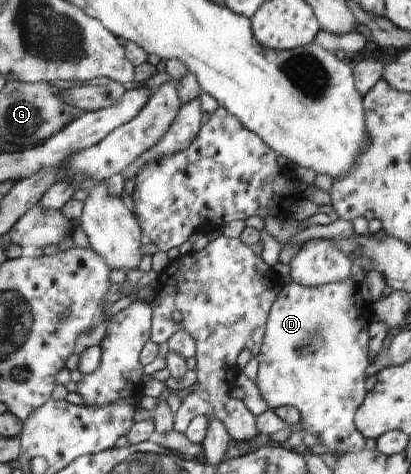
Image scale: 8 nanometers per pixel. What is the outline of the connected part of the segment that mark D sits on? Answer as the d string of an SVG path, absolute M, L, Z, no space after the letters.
M351 276L344 281L323 286L303 286L293 281L279 291L266 322L266 331L258 360L257 392L271 410L292 406L300 414L305 432L318 436L321 444L333 454L362 451L366 437L356 426L356 413L367 397L365 371L371 363L369 357L369 325L374 320L373 302L365 301L359 283Z

